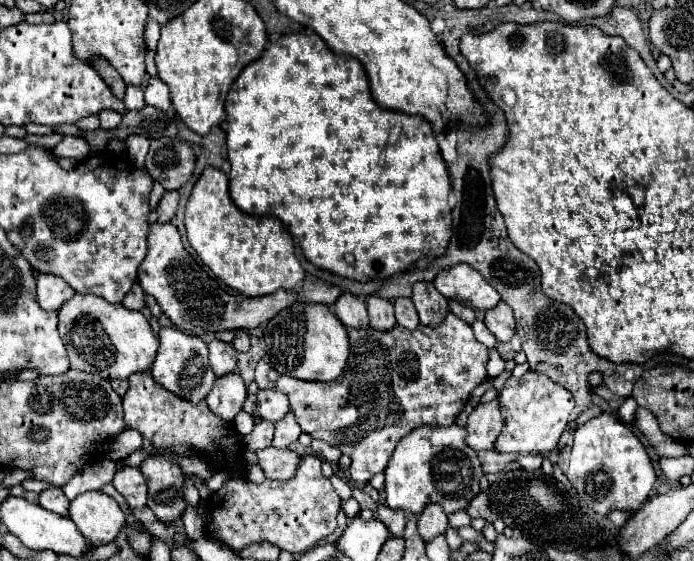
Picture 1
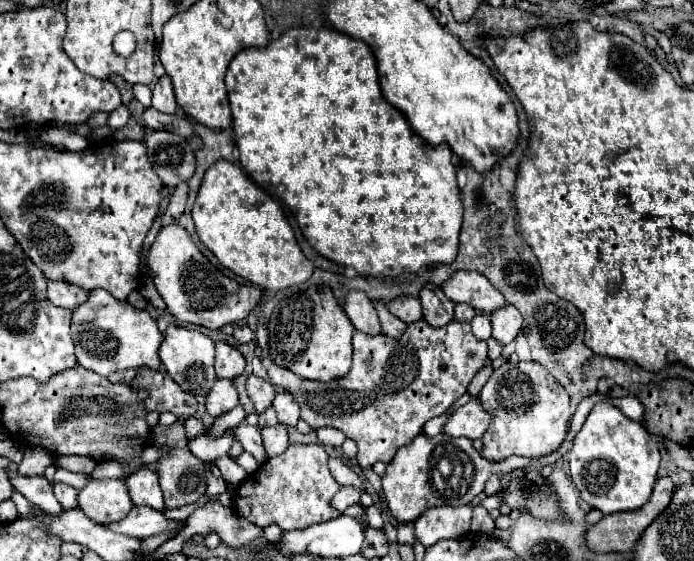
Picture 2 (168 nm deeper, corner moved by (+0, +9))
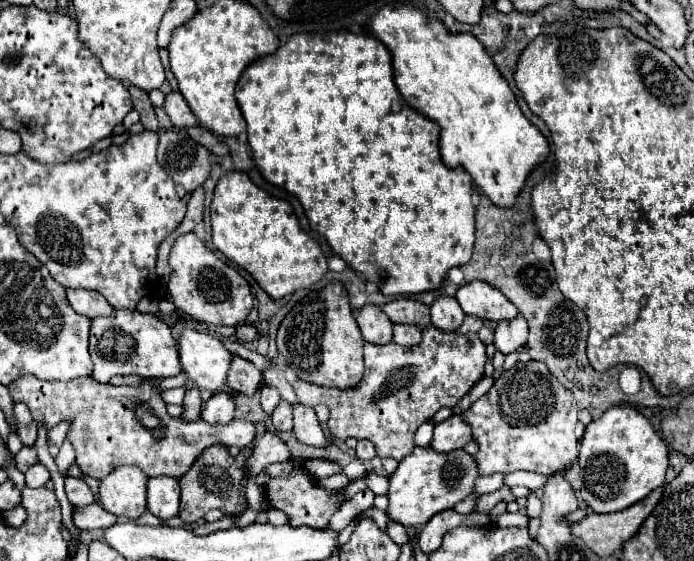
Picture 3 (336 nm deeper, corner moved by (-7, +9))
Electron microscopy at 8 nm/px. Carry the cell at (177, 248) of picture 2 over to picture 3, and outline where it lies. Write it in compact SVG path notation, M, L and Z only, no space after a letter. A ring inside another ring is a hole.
M181 235L171 249L169 265L173 269L169 279L169 297L177 309L185 311L197 321L213 325L239 325L253 309L253 295L249 283L225 261L221 261L207 245L195 235Z

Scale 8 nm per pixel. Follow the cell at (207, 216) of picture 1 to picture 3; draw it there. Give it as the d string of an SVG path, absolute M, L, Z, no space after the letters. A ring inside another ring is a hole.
M229 171L219 179L211 203L211 227L213 245L251 273L271 299L283 299L305 289L321 281L329 271L325 253L319 243L301 229L293 207L283 199L267 195L243 171Z

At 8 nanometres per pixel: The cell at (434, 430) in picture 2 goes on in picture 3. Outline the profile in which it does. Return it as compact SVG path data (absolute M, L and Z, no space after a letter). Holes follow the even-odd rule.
M427 421L423 423L423 427L419 427L419 431L415 433L415 445L417 447L425 447L431 443L431 437L433 437L433 429L435 429L435 423Z

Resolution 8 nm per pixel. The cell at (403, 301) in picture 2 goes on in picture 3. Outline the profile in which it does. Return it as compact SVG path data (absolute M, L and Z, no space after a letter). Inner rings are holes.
M395 299L387 305L383 305L383 311L391 319L391 323L409 323L409 325L417 325L421 329L431 323L429 307L419 301Z

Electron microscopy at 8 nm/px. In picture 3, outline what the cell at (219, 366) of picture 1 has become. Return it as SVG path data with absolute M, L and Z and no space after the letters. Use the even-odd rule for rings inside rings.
M235 355L233 361L231 361L229 375L227 375L227 385L235 393L255 395L255 391L263 385L263 375L251 361L241 359L239 355Z

